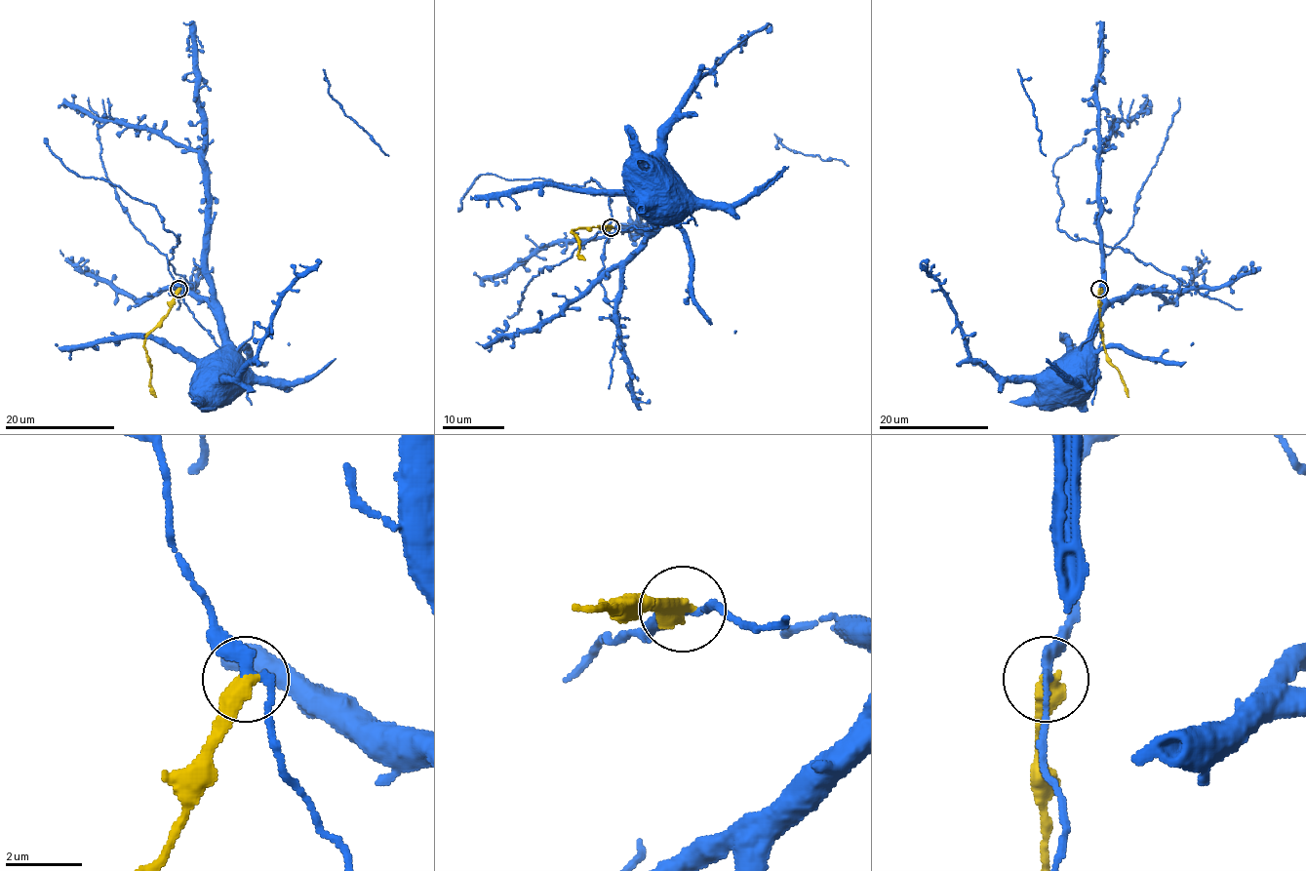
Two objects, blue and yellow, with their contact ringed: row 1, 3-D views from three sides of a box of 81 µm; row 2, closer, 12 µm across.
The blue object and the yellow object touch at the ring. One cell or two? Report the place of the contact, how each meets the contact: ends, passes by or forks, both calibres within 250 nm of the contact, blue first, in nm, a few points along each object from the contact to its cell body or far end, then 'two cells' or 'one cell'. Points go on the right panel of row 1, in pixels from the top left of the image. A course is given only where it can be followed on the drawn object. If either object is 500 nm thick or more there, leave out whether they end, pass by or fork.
at (1099, 289); 260 nm thick on the blue side, 550 nm on the other; blue runs (1100, 289), (1101, 339), (1093, 357), (1093, 366), (1057, 400), (1048, 396); yellow runs (1100, 289), (1100, 333), (1105, 359), (1119, 373), (1128, 397); two cells

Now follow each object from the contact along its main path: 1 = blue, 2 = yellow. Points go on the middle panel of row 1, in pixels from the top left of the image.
1: (611, 227), (650, 229), (660, 222), (647, 219), (628, 198), (628, 182), (639, 178), (639, 168)
2: (611, 227), (578, 227), (572, 230), (579, 256), (584, 260)

